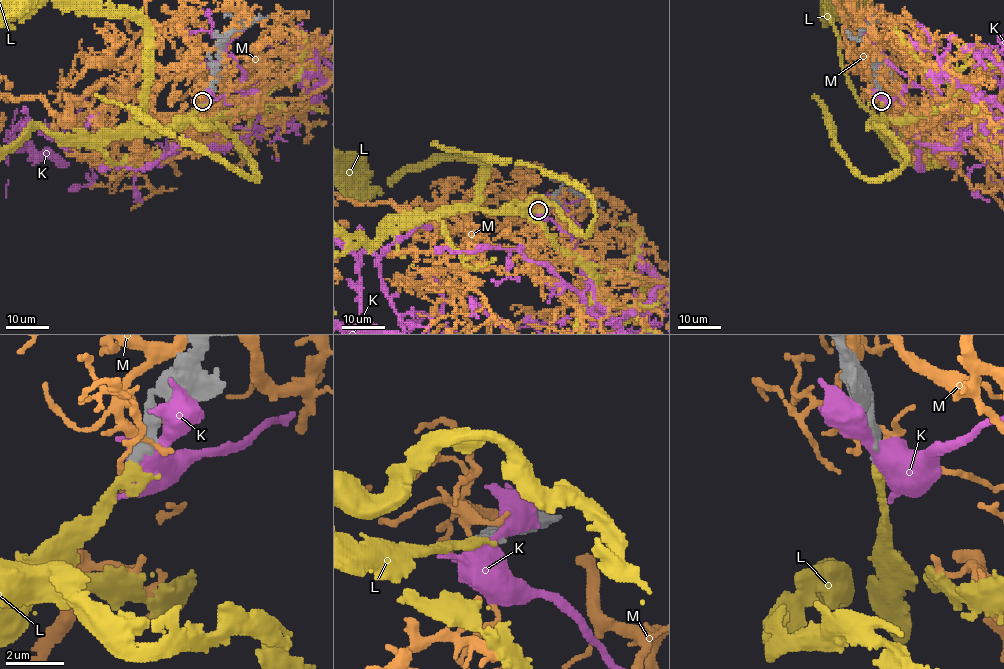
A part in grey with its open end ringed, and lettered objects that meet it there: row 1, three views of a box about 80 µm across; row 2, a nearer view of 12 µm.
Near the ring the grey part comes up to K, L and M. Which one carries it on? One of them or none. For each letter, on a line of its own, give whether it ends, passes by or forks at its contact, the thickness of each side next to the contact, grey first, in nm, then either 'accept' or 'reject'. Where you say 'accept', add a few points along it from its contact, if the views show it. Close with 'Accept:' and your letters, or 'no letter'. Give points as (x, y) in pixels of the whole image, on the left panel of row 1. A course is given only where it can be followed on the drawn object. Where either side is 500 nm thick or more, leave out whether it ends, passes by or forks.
K: 440 nm thick on the grey side, 550 nm on the other; reject
L: it ends there; 260 nm thick on the grey side, 400 nm on the other; accept
M: it passes by; 320 nm thick on the grey side, 160 nm on the other; reject
Accept: L

